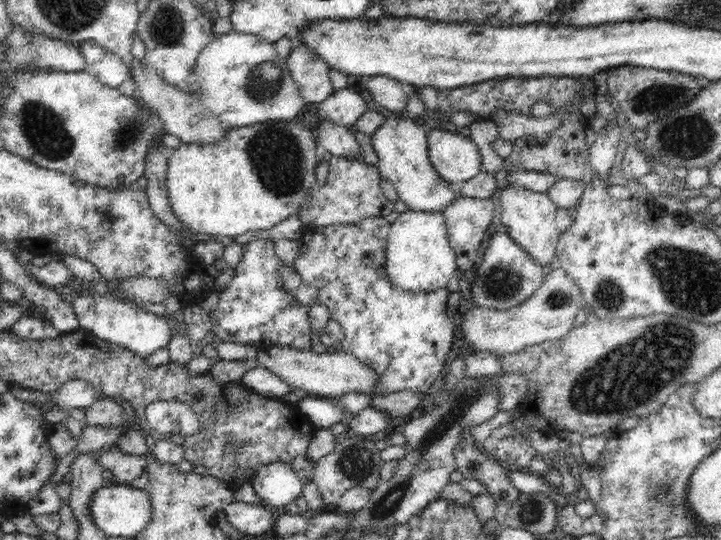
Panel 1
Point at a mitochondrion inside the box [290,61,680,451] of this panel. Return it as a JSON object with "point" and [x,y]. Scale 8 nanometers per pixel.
{"point":[500,283]}

